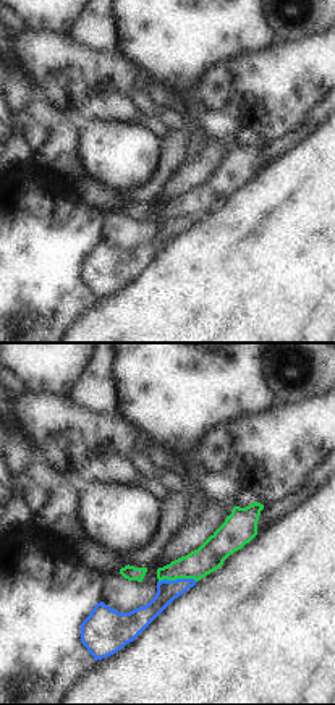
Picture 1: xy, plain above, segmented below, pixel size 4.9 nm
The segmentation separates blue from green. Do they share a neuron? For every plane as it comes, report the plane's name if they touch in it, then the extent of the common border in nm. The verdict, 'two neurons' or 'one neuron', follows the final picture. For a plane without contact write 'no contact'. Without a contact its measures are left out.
meets blue in xy; contact 190 nm long

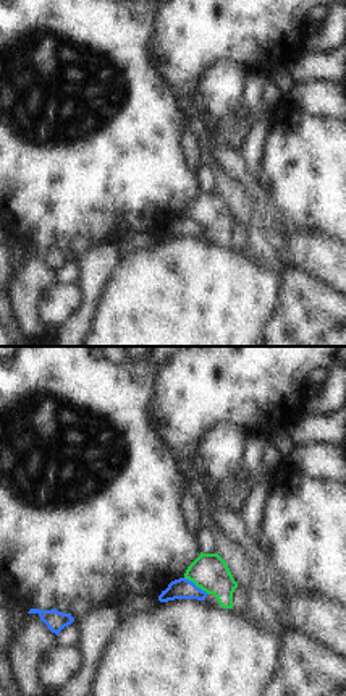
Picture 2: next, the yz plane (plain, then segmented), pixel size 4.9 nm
meets blue in yz; contact 150 nm long

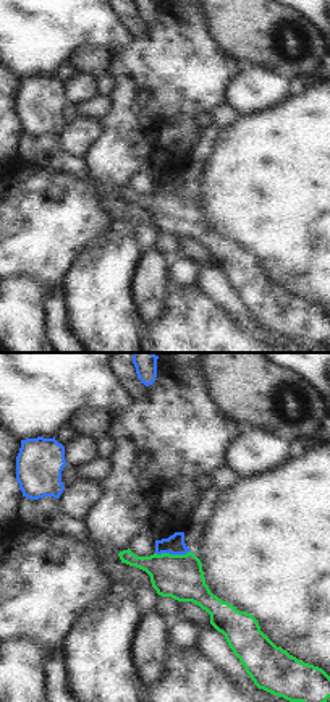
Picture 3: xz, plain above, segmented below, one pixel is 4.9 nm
meets blue in xz; contact 180 nm long

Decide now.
two neurons

